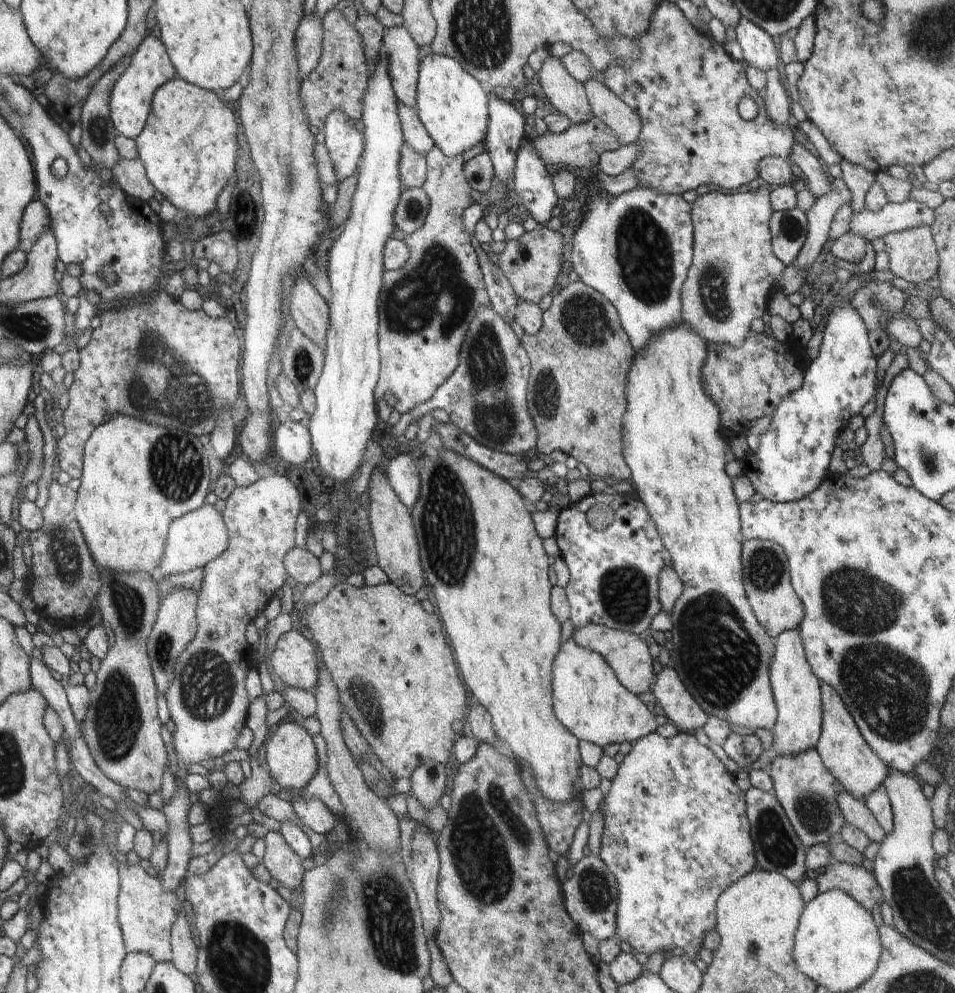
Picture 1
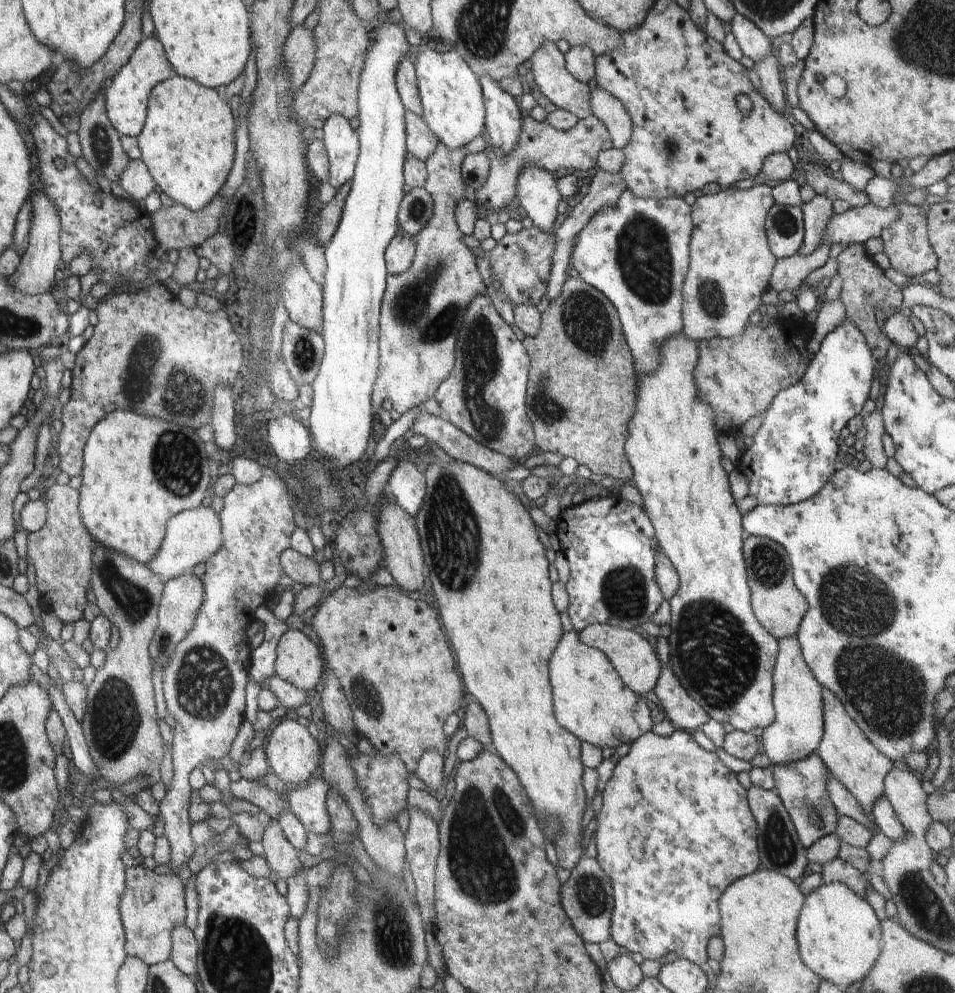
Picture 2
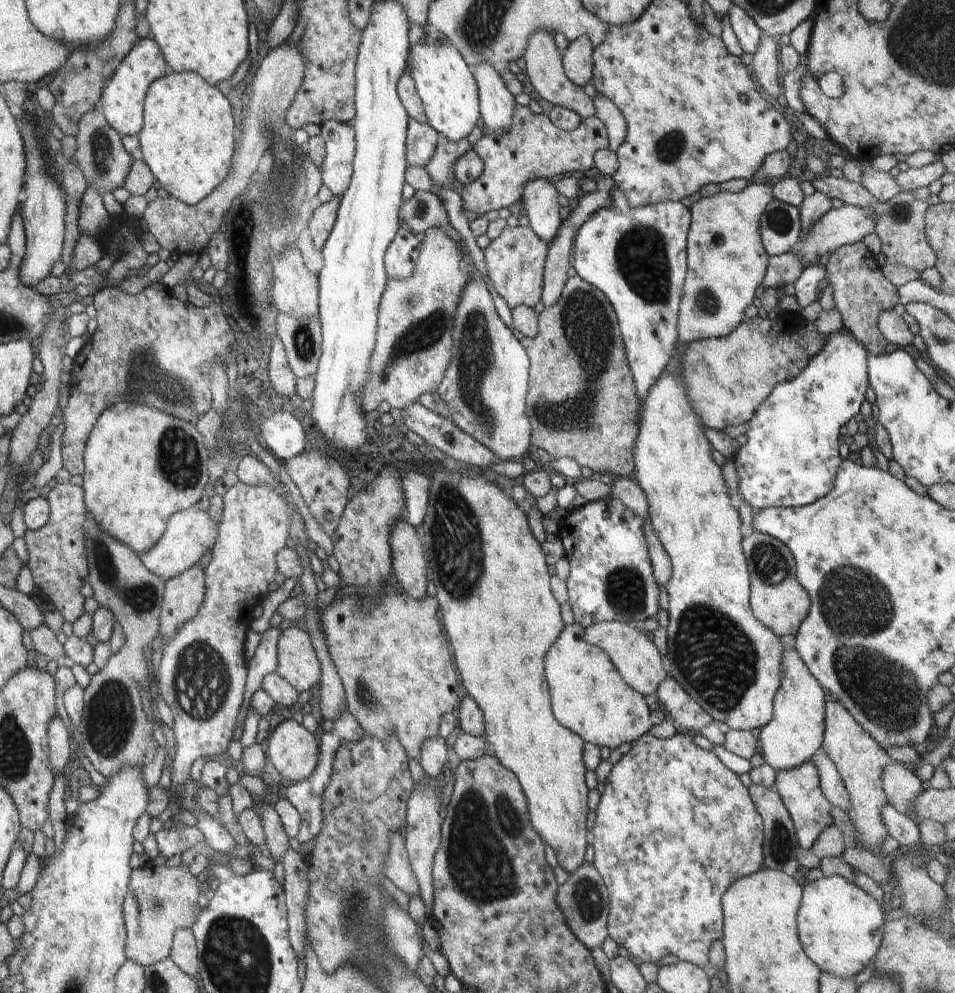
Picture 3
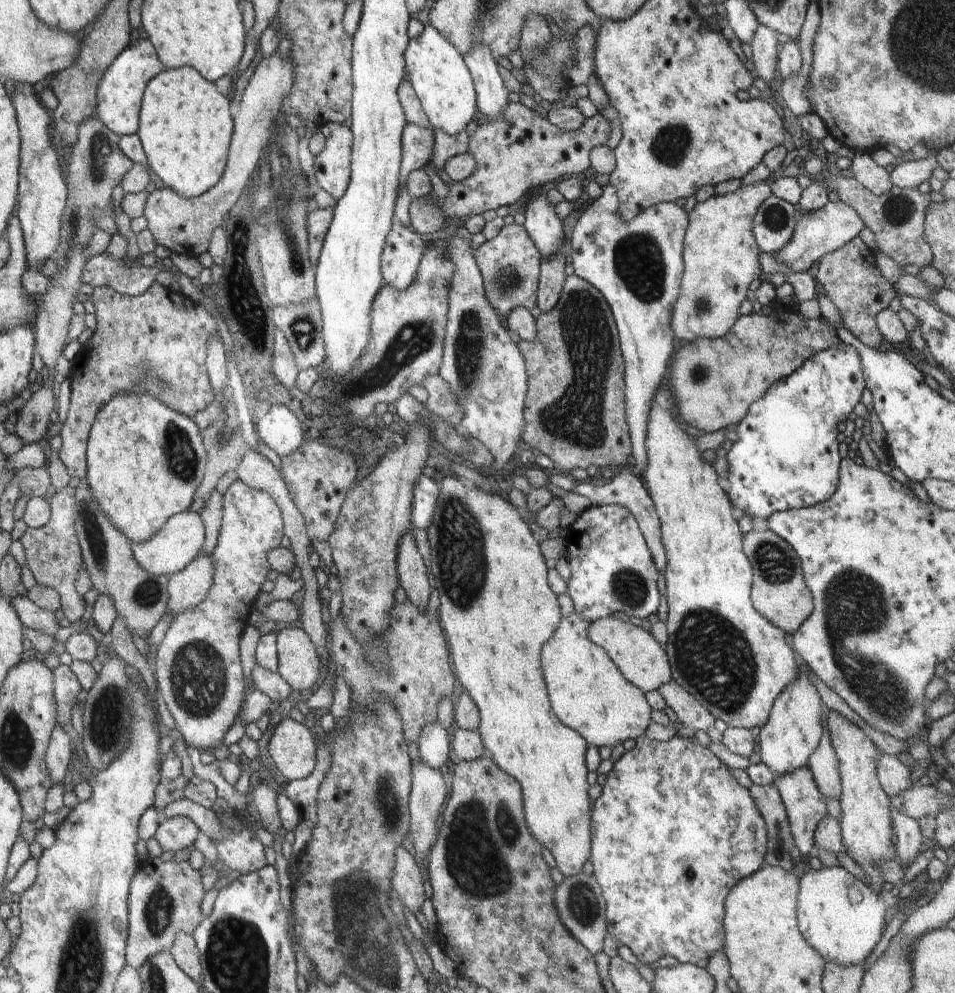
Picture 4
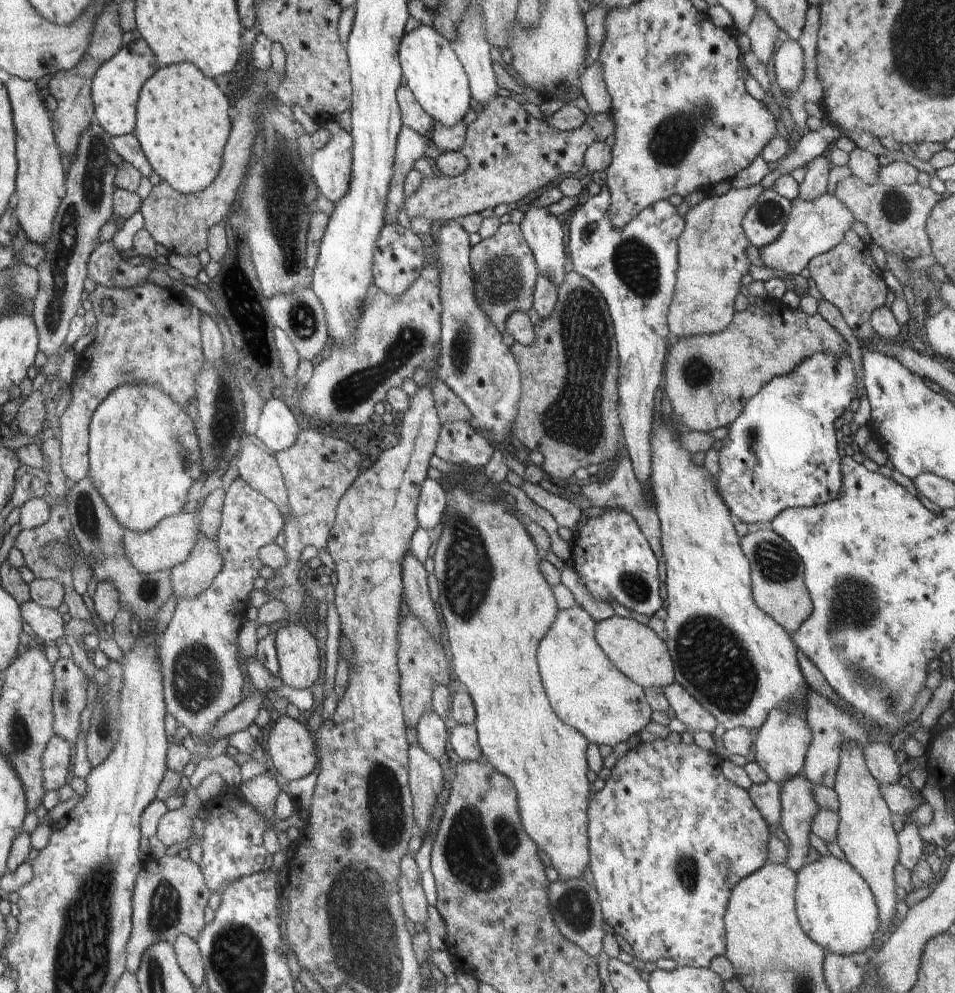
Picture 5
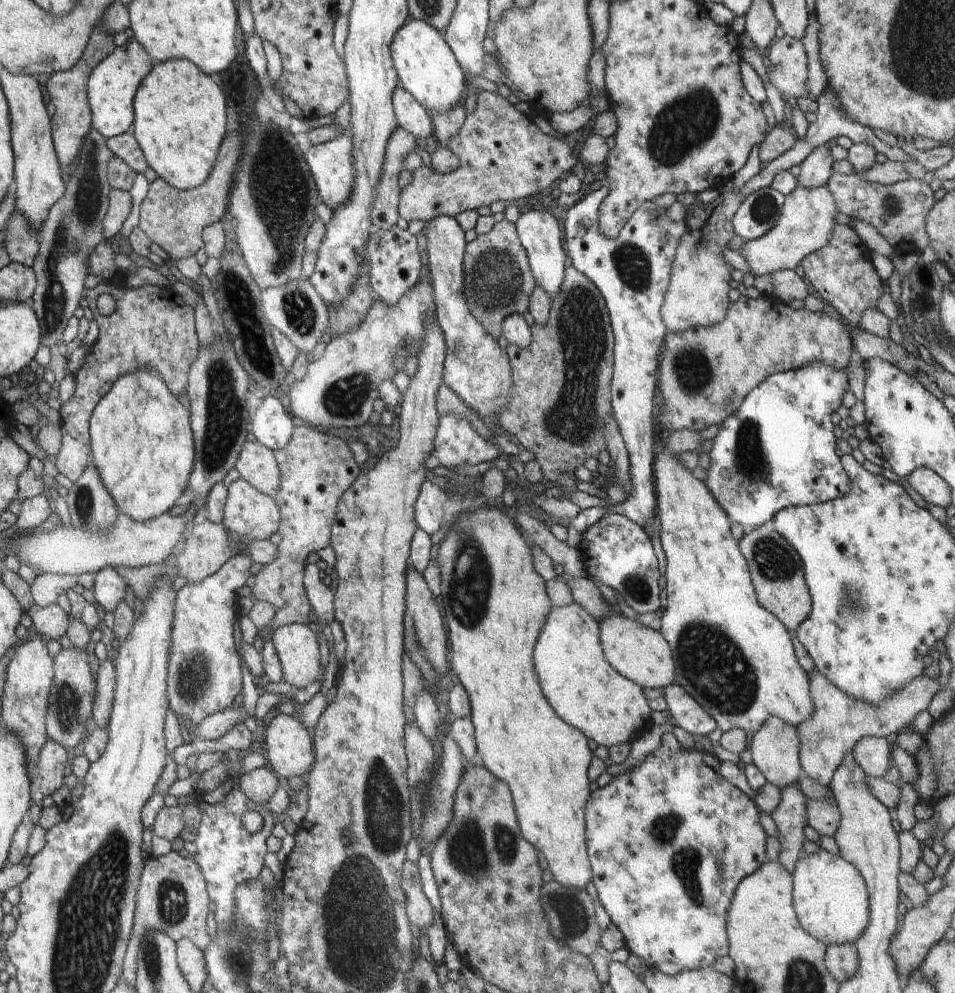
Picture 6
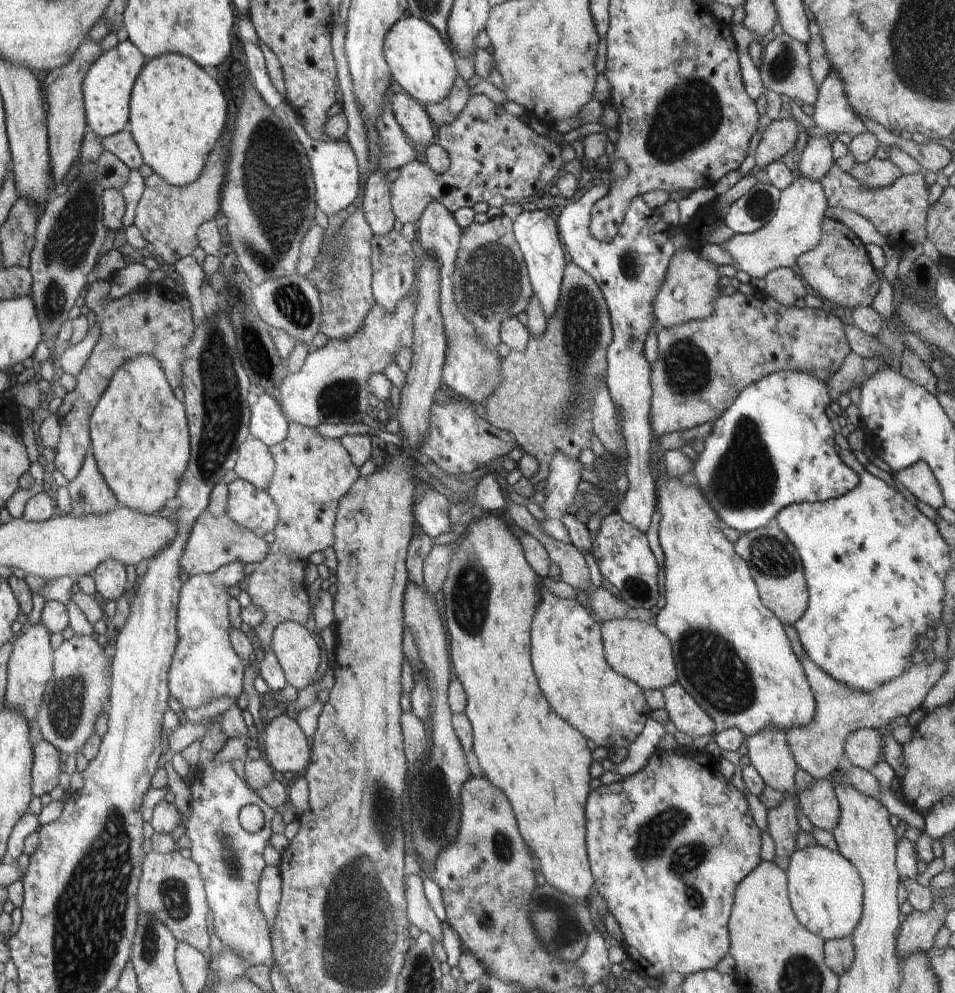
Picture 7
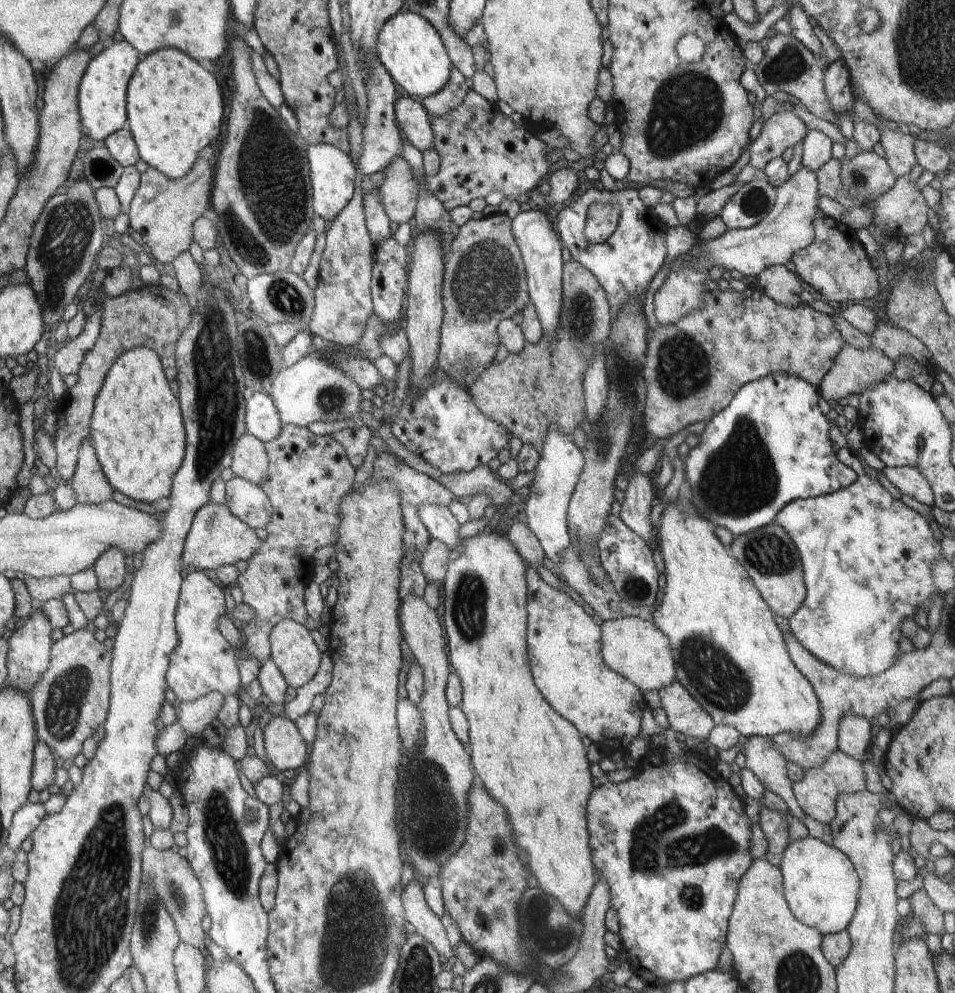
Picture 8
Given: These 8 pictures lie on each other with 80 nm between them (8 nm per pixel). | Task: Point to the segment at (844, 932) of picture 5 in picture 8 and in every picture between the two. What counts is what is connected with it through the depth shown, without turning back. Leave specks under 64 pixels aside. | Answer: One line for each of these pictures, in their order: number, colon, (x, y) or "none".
6: (830, 897)
7: (825, 890)
8: (821, 886)

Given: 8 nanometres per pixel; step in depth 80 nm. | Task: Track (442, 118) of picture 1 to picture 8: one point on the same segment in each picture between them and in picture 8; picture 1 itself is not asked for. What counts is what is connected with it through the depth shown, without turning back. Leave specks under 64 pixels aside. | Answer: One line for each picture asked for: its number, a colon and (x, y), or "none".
2: (453, 105)
3: (445, 83)
4: (442, 82)
5: (431, 69)
6: (426, 66)
7: (420, 61)
8: (410, 48)

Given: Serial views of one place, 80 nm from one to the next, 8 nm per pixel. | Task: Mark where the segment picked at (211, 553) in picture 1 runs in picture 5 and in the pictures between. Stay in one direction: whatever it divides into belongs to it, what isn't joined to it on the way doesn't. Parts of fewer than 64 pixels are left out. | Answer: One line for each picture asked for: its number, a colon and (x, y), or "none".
2: (193, 536)
3: (190, 534)
4: (181, 539)
5: (168, 544)

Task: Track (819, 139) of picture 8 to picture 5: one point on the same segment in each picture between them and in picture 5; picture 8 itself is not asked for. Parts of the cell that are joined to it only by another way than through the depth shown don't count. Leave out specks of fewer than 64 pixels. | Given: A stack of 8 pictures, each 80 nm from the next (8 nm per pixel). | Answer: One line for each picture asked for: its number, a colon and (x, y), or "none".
5: (814, 184)
6: (815, 171)
7: (815, 161)

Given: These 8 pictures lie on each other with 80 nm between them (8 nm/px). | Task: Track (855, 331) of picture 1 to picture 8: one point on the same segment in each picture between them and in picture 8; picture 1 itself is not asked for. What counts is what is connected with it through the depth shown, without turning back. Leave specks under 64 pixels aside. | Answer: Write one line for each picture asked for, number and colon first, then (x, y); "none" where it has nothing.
2: (792, 456)
3: (791, 457)
4: (786, 457)
5: (781, 452)
6: (778, 449)
7: (774, 447)
8: (770, 445)

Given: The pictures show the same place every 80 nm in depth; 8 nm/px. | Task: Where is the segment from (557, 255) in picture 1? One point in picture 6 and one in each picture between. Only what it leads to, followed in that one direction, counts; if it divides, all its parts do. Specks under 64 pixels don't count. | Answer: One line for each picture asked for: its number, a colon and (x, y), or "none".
2: (522, 262)
3: (515, 261)
4: (510, 263)
5: (505, 272)
6: (499, 282)

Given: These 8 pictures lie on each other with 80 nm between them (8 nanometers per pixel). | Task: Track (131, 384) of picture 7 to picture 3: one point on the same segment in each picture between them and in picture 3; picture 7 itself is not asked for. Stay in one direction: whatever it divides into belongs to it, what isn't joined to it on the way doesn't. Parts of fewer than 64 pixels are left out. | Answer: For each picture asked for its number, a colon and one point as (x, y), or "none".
3: (141, 466)
4: (144, 461)
5: (144, 455)
6: (142, 446)

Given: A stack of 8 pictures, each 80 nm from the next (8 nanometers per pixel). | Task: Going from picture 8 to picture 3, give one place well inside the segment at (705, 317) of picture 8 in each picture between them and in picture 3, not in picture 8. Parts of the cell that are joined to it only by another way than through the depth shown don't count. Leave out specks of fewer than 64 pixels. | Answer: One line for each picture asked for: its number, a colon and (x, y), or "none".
3: (726, 379)
4: (714, 381)
5: (707, 380)
6: (704, 373)
7: (702, 366)

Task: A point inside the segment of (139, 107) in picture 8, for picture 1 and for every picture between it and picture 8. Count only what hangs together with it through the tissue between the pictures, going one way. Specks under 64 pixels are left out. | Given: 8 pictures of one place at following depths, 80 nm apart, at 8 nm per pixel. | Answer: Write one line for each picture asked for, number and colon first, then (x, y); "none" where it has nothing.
1: (188, 147)
2: (187, 143)
3: (188, 138)
4: (185, 127)
5: (182, 122)
6: (179, 122)
7: (177, 111)

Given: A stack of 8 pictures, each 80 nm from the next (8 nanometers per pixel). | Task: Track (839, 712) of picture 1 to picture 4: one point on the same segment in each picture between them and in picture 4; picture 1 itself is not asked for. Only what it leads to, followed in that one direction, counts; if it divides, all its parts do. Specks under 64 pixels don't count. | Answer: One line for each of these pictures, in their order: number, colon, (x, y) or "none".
2: (850, 757)
3: (860, 760)
4: (866, 832)

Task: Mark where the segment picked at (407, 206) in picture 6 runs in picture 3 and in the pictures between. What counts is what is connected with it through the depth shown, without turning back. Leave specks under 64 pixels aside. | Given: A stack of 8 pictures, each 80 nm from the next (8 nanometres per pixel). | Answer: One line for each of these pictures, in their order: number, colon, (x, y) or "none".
3: (534, 147)
4: (523, 150)
5: (510, 153)

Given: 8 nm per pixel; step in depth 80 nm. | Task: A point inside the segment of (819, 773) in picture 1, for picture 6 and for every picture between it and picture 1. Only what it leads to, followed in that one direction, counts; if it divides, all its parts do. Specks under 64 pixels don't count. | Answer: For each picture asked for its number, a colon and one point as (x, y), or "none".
2: (802, 785)
3: (799, 788)
4: (805, 805)
5: (799, 808)
6: (790, 817)

